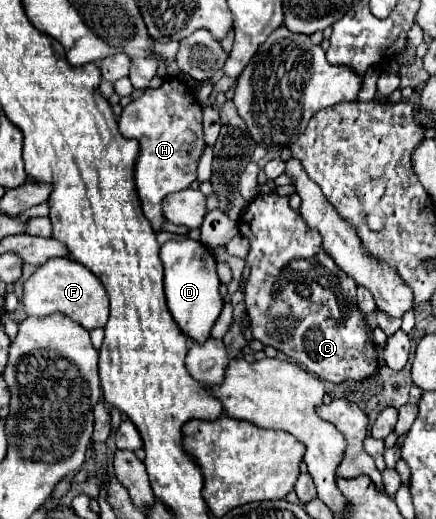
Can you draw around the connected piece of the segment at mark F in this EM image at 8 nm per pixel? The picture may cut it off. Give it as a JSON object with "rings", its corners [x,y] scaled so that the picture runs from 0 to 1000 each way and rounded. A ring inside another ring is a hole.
{"rings":[[[119,497],[96,509],[55,547],[55,597],[64,609],[101,613],[124,601],[142,601],[197,636],[239,632],[248,620],[248,566],[234,543],[202,524],[188,509],[161,497]]]}

